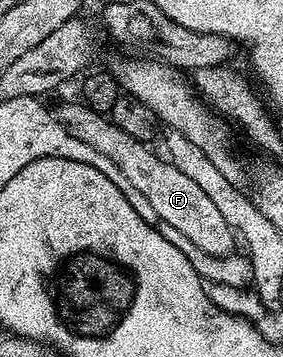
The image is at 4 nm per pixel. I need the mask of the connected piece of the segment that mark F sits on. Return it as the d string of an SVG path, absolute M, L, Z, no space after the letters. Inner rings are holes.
M71 101L61 104L54 110L55 116L62 126L65 126L75 139L81 140L101 155L117 163L125 179L145 196L152 204L153 211L163 225L169 225L185 235L198 249L214 257L230 256L234 252L237 239L221 211L214 206L209 195L198 186L189 175L182 174L177 167L166 158L152 153L151 147L144 141L136 140L133 135L126 134L121 128L110 121L106 114L93 111L82 101Z

